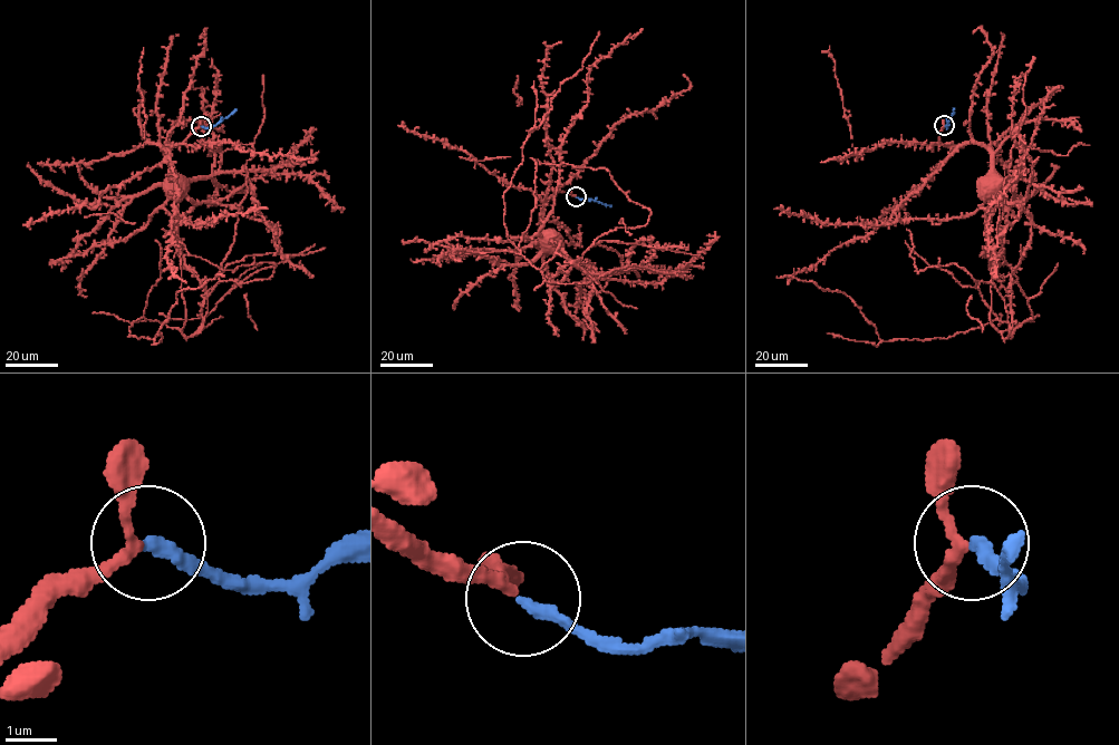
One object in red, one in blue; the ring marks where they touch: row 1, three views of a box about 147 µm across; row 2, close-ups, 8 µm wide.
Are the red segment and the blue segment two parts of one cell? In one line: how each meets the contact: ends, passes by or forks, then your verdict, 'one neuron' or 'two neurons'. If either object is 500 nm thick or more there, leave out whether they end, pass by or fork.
red passes by; blue ends there; one neuron

